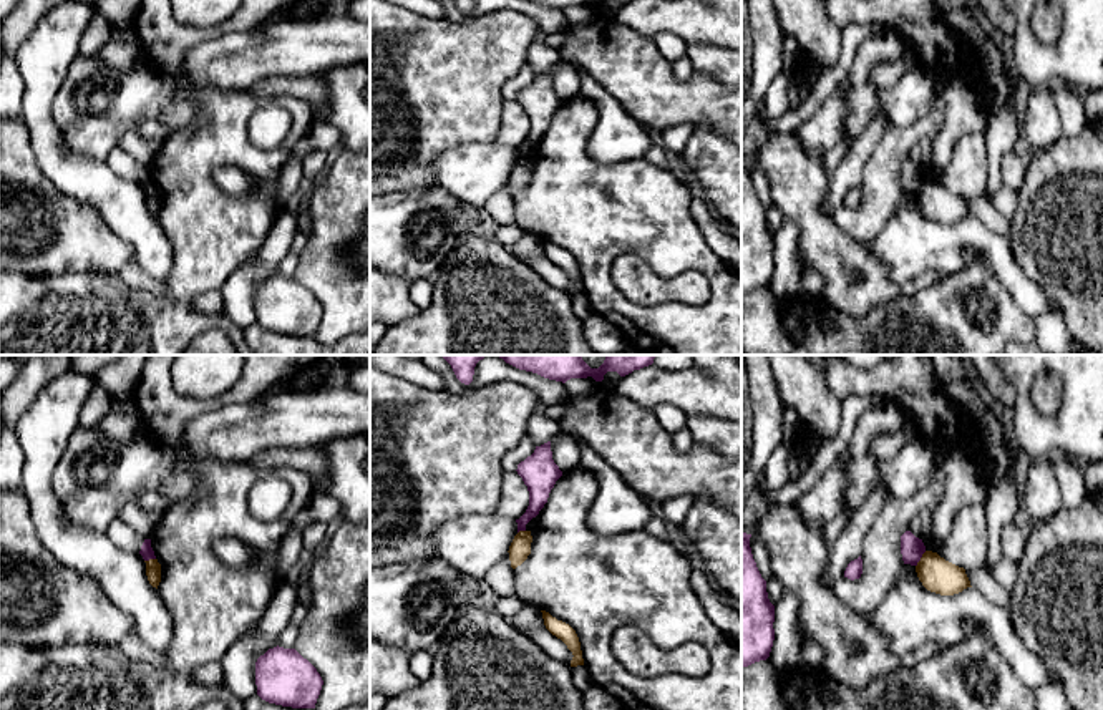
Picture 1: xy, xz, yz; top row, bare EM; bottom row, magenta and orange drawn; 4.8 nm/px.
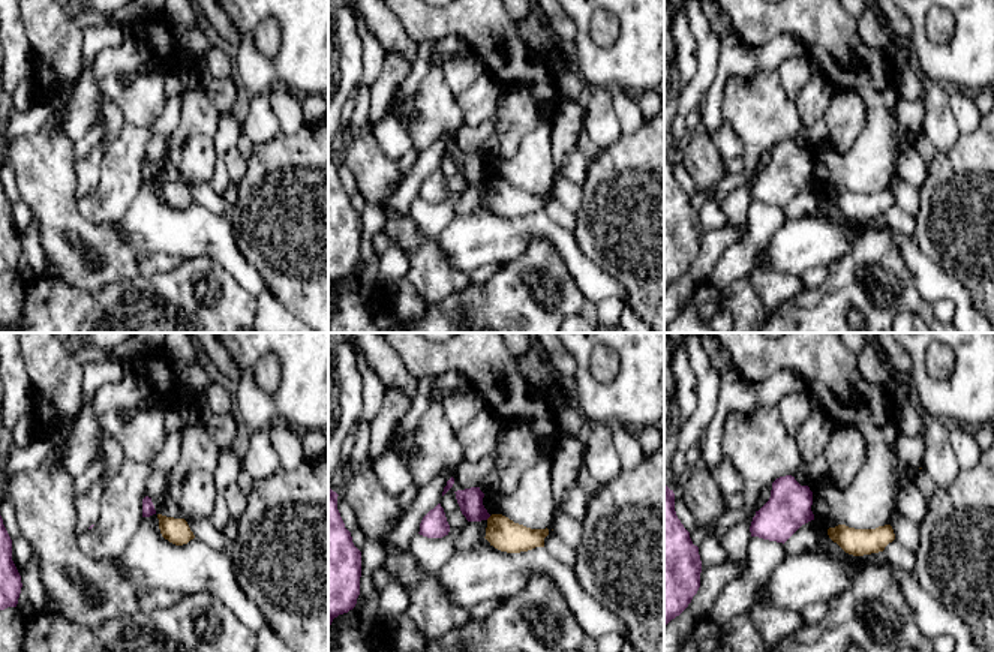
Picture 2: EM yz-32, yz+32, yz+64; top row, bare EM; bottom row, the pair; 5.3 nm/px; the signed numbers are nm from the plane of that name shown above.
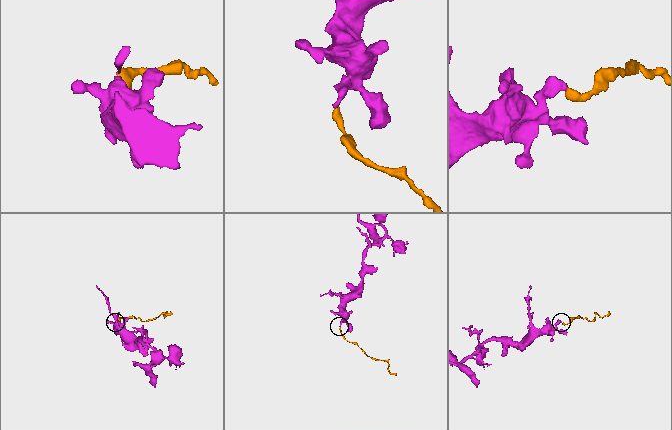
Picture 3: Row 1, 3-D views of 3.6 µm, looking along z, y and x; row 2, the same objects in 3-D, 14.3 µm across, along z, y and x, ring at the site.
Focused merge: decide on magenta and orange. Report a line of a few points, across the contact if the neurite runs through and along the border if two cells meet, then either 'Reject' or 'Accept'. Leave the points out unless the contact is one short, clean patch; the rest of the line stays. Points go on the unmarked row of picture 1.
Line: yz (926, 179), (916, 194). Reject

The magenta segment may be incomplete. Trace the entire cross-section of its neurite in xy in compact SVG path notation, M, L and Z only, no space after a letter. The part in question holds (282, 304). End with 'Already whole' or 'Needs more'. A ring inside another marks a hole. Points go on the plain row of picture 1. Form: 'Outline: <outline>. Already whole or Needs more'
Outline: M274 275L255 290L257 323L275 333L315 337L323 309L295 277Z. Already whole

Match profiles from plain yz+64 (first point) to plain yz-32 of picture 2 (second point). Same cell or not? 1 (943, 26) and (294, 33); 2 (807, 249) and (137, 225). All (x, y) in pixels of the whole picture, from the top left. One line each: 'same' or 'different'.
1: different
2: same

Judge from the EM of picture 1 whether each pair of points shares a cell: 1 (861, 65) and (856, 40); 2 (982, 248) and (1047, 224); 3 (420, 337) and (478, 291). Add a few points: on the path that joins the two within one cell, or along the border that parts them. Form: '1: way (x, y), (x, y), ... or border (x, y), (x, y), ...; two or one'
1: border (871, 37), (860, 47), (845, 78); two
2: border (1007, 238), (1015, 262), (1025, 272); two
3: way (435, 334), (463, 306); one

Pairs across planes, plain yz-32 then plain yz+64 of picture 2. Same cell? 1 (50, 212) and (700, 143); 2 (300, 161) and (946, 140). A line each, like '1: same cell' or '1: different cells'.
1: same cell
2: different cells

